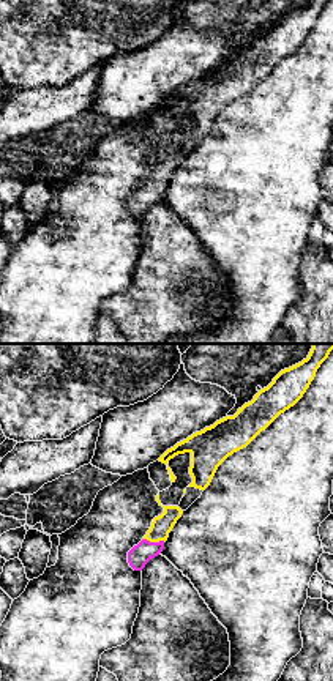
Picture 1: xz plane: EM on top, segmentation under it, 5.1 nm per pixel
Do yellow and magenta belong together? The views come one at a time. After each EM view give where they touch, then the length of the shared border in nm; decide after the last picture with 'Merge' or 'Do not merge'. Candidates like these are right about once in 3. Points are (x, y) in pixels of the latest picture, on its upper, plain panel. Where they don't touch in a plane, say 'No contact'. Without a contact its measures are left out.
Touches yellow at (155, 188). Shared border 110 nm

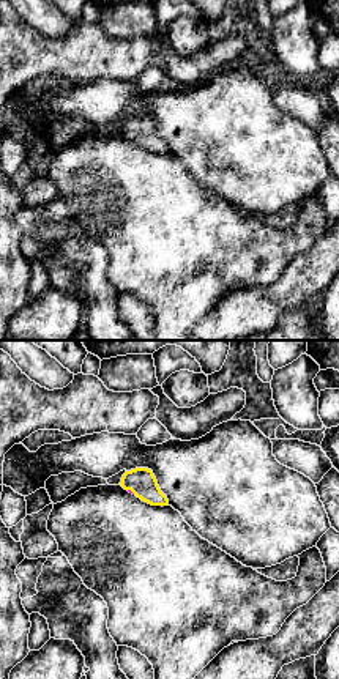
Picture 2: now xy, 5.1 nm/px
Touches yellow at (131, 137). Shared border 50 nm

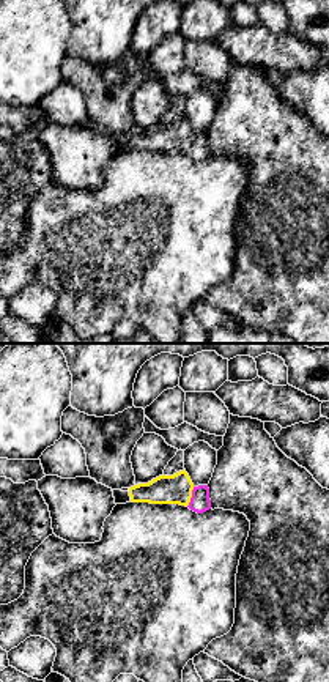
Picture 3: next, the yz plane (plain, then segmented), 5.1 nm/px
Touches yellow at (191, 144). Shared border 110 nm

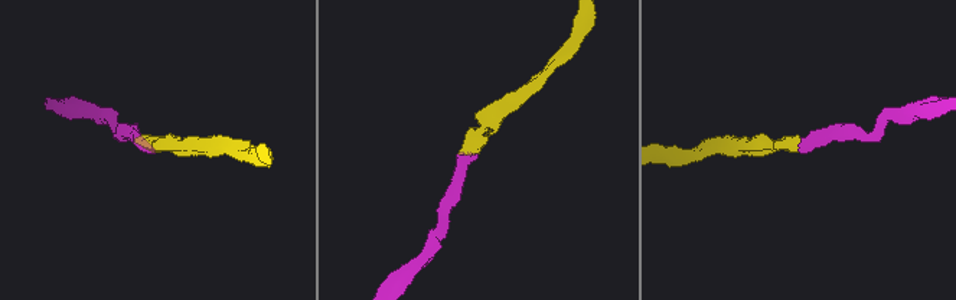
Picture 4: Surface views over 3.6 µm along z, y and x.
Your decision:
Merge

